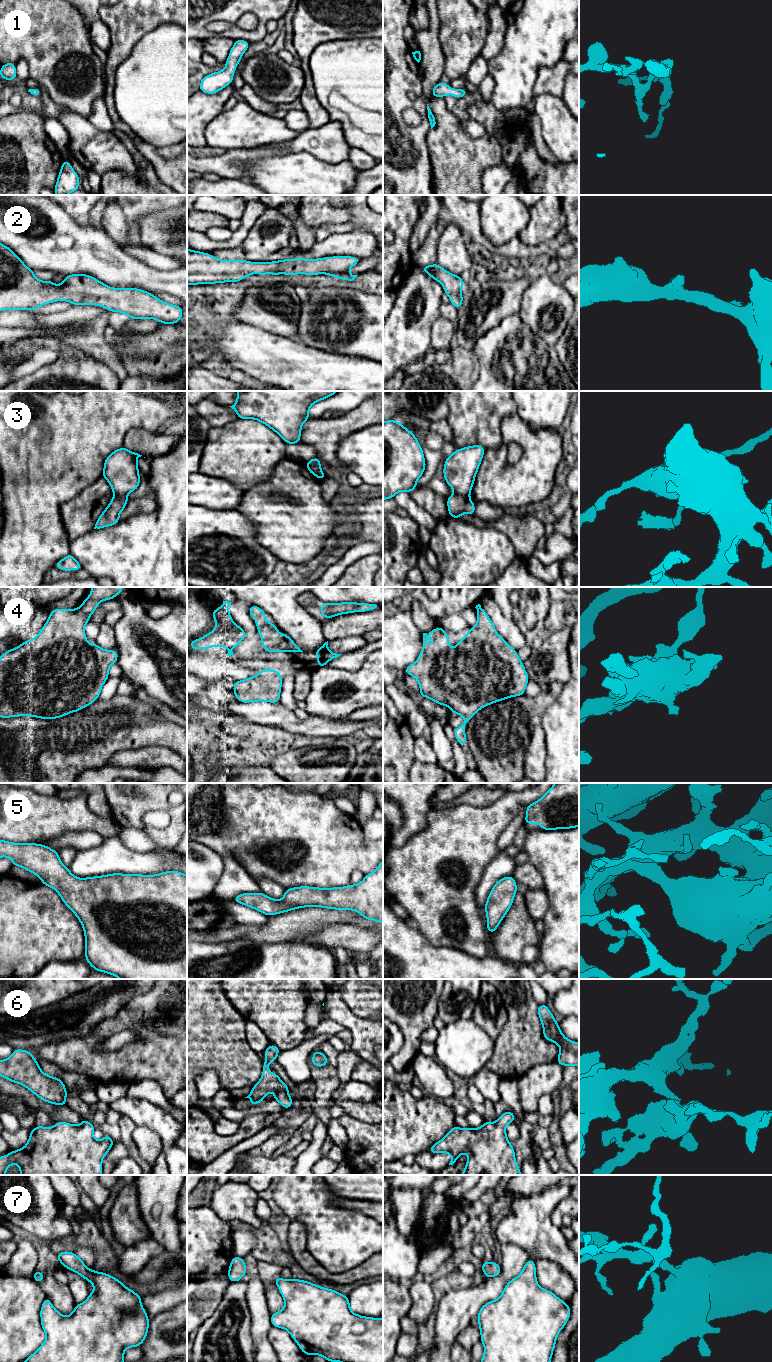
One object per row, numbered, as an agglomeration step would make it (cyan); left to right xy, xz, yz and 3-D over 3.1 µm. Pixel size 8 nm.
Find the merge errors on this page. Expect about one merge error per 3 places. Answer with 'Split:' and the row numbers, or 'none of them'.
Split: 3, 4

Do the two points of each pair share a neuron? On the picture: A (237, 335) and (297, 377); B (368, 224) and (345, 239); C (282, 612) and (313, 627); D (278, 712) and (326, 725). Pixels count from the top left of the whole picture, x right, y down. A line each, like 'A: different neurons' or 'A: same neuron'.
A: same neuron
B: different neurons
C: same neuron
D: same neuron

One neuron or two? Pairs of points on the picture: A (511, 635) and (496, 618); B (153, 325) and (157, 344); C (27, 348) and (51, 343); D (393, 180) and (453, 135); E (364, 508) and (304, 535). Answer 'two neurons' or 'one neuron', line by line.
A: one neuron
B: two neurons
C: one neuron
D: two neurons
E: two neurons

